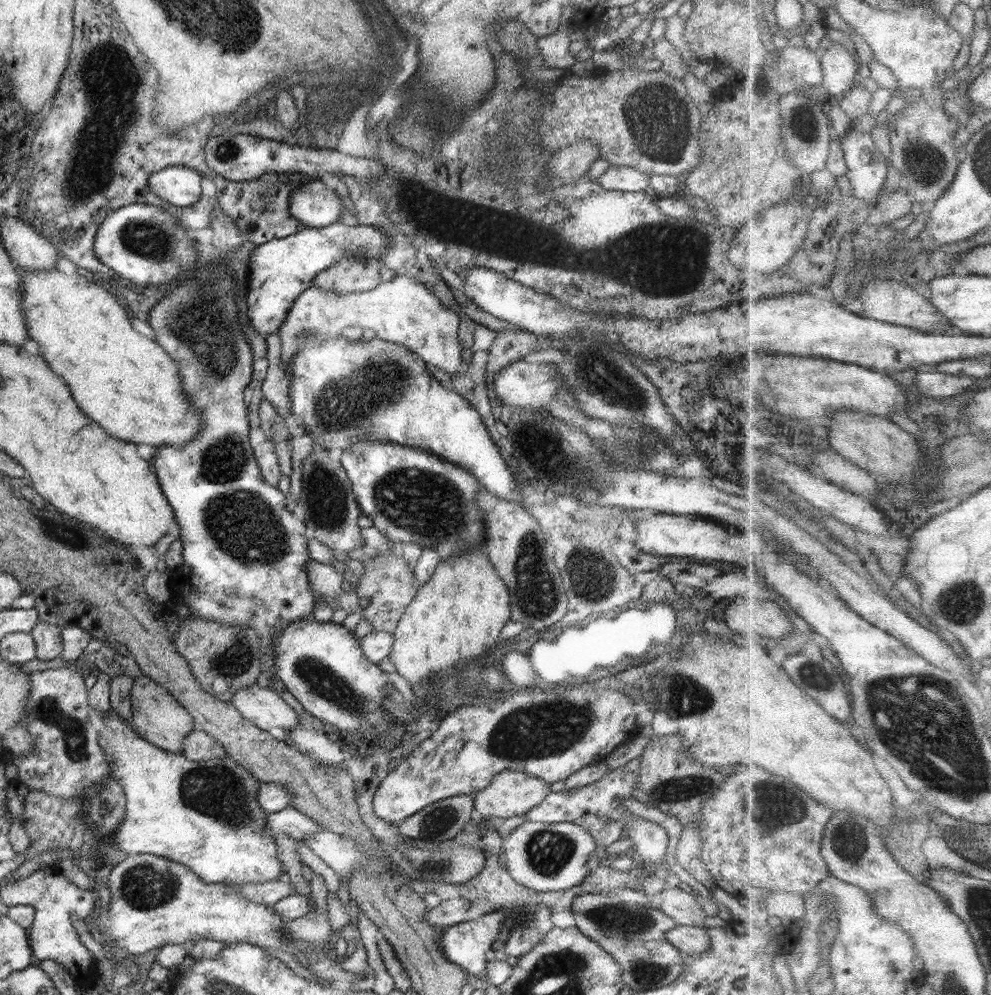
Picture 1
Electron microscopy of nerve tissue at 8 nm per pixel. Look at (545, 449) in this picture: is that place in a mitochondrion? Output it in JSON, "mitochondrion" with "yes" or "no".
{"mitochondrion":"yes"}

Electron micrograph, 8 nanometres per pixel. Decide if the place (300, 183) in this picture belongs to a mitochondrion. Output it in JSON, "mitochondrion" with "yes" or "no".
{"mitochondrion":"no"}

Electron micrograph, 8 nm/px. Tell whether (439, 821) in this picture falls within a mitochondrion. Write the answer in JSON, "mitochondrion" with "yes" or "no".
{"mitochondrion":"yes"}

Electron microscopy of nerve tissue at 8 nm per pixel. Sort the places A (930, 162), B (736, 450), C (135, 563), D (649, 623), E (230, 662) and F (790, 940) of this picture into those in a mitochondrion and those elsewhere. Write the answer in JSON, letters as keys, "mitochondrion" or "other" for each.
{"A":"mitochondrion","B":"other","C":"other","D":"other","E":"mitochondrion","F":"other"}

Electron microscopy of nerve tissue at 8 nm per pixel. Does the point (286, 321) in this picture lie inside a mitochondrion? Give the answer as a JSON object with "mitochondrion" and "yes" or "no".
{"mitochondrion":"no"}

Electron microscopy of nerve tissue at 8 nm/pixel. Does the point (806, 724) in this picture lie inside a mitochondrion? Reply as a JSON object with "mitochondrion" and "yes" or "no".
{"mitochondrion":"no"}

